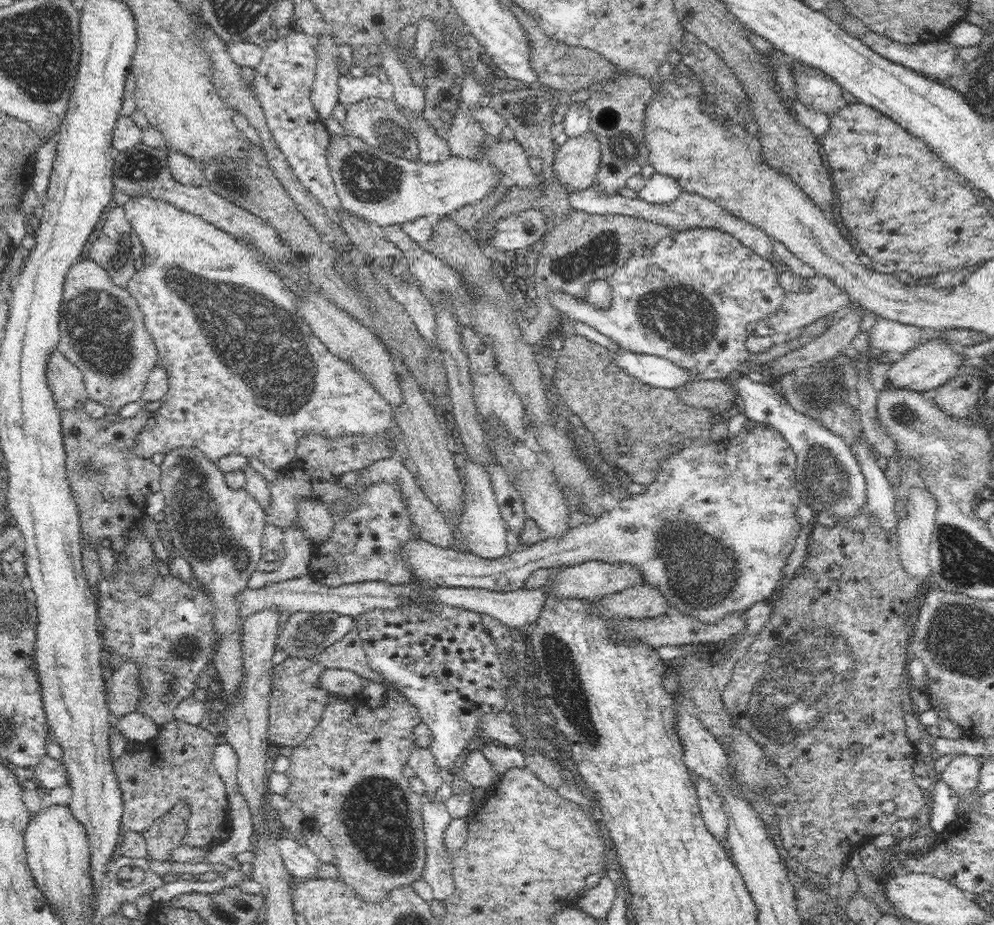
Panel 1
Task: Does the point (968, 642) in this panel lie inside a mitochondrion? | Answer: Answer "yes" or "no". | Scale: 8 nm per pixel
yes

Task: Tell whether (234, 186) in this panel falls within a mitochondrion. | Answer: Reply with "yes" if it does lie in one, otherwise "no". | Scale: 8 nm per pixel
no

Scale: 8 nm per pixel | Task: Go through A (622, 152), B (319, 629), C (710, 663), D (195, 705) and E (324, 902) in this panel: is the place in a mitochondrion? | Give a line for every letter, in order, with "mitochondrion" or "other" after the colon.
A: mitochondrion
B: mitochondrion
C: other
D: other
E: other

